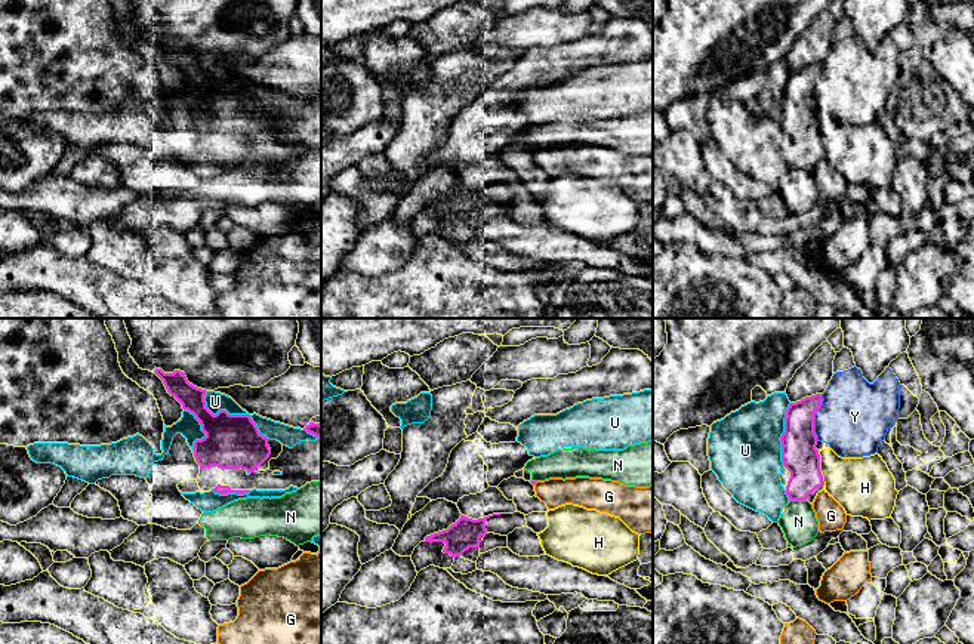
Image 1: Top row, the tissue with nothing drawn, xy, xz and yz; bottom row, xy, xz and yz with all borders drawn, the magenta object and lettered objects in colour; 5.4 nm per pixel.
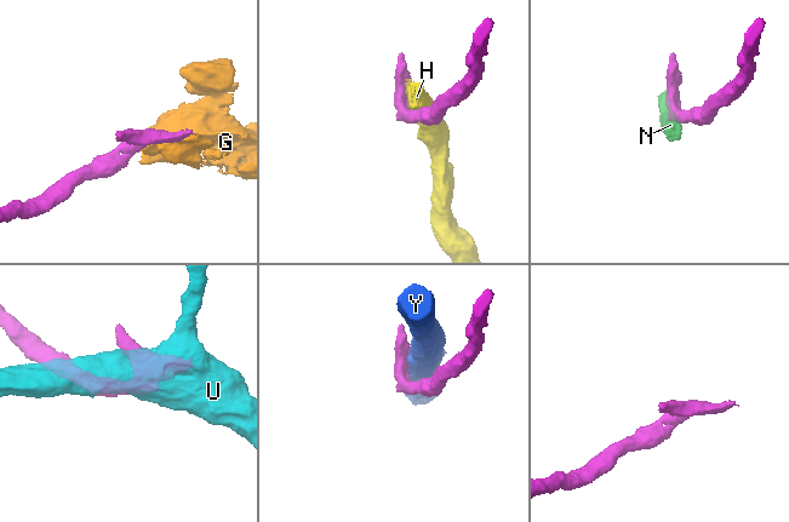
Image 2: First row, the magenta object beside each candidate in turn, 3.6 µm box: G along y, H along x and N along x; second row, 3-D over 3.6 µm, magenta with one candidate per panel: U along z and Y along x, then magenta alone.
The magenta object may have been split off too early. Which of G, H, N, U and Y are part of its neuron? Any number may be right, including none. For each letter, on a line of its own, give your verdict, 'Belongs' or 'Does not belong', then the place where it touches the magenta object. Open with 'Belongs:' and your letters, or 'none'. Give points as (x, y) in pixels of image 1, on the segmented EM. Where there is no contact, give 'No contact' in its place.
Belongs: none
G: Does not belong. Touches magenta at xz (535, 483)
H: Does not belong. Touches magenta at yz (819, 468)
N: Does not belong. Touches magenta at yz (798, 499)
U: Does not belong. Touches magenta at xy (234, 415)
Y: Does not belong. Touches magenta at yz (813, 418)

